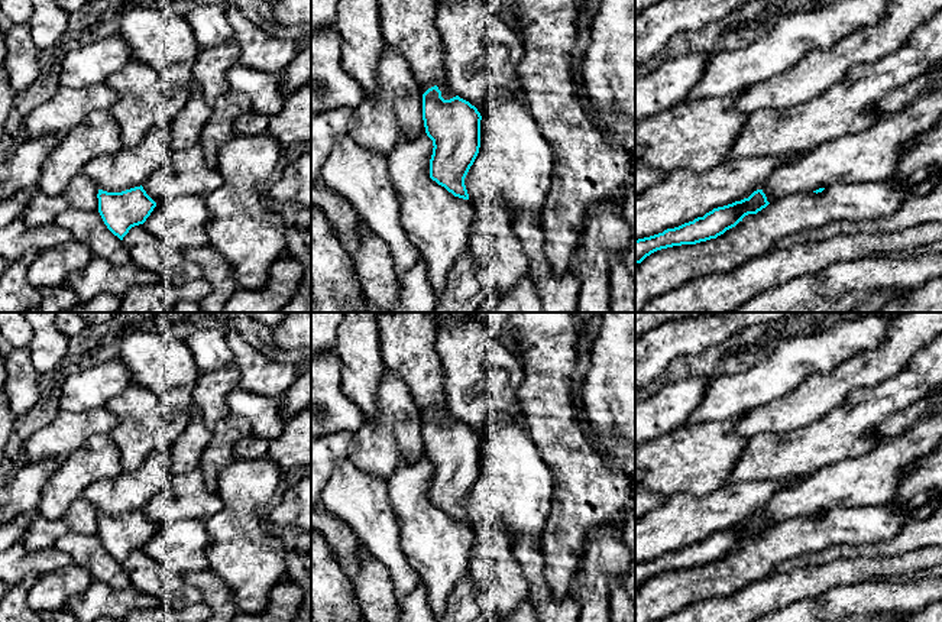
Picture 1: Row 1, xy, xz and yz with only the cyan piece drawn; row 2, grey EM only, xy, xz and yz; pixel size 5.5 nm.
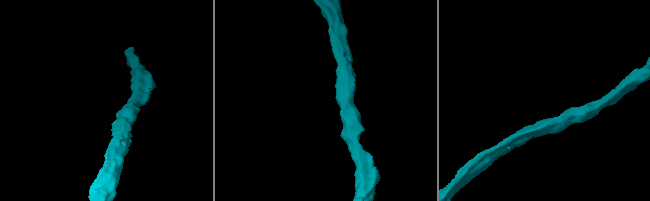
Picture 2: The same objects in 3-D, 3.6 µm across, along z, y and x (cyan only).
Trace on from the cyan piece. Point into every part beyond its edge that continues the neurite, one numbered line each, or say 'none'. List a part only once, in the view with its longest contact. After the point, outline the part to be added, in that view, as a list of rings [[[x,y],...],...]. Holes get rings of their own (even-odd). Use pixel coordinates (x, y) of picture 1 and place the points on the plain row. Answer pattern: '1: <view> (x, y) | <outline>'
none

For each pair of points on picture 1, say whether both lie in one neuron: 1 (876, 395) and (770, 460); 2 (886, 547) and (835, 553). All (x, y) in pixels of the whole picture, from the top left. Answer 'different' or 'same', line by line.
1: same
2: same

